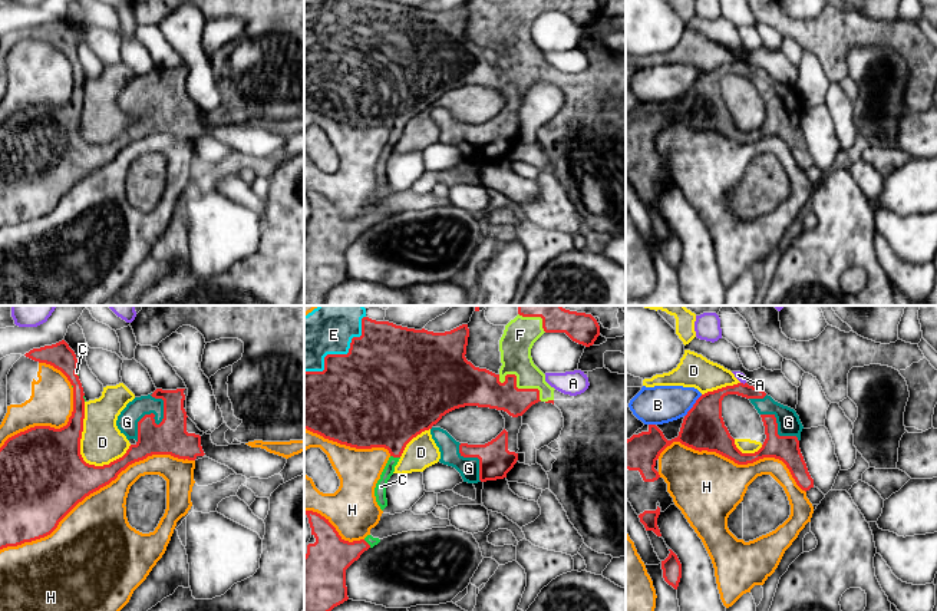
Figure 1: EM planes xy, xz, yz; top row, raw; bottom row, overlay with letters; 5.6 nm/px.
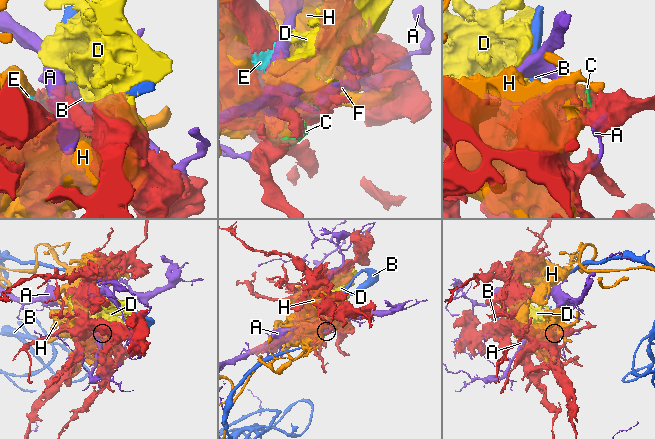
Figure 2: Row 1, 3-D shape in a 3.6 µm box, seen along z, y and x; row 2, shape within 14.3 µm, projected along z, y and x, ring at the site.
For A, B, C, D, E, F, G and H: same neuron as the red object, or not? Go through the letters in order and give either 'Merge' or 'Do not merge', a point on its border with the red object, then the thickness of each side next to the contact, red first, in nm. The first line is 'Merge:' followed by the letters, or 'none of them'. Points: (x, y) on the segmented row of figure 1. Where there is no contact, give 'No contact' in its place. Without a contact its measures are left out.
Merge: C, E, F, G
A: Do not merge. Touches red at yz (742, 383). Thickness 160 nm (red) against 50 nm
B: Do not merge. Touches red at yz (693, 406). Thickness 240 nm (red) against 220 nm
C: Merge. Touches red at xz (395, 456). Thickness 380 nm (red) against 60 nm
D: Do not merge. Touches red at xy (79, 443). Thickness 460 nm (red) against 240 nm
E: Merge. Touches red at xz (340, 354). Thickness 480 nm (red) against 280 nm
F: Merge. Touches red at xz (515, 385). Thickness 220 nm (red) against 180 nm
G: Merge. Touches red at xy (154, 419). Thickness 190 nm (red) against 120 nm
H: Do not merge. Touches red at xy (96, 489). Thickness 400 nm (red) against 380 nm

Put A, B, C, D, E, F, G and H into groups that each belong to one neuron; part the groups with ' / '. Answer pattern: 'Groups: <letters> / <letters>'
Groups: A / B H / C E F G / D

